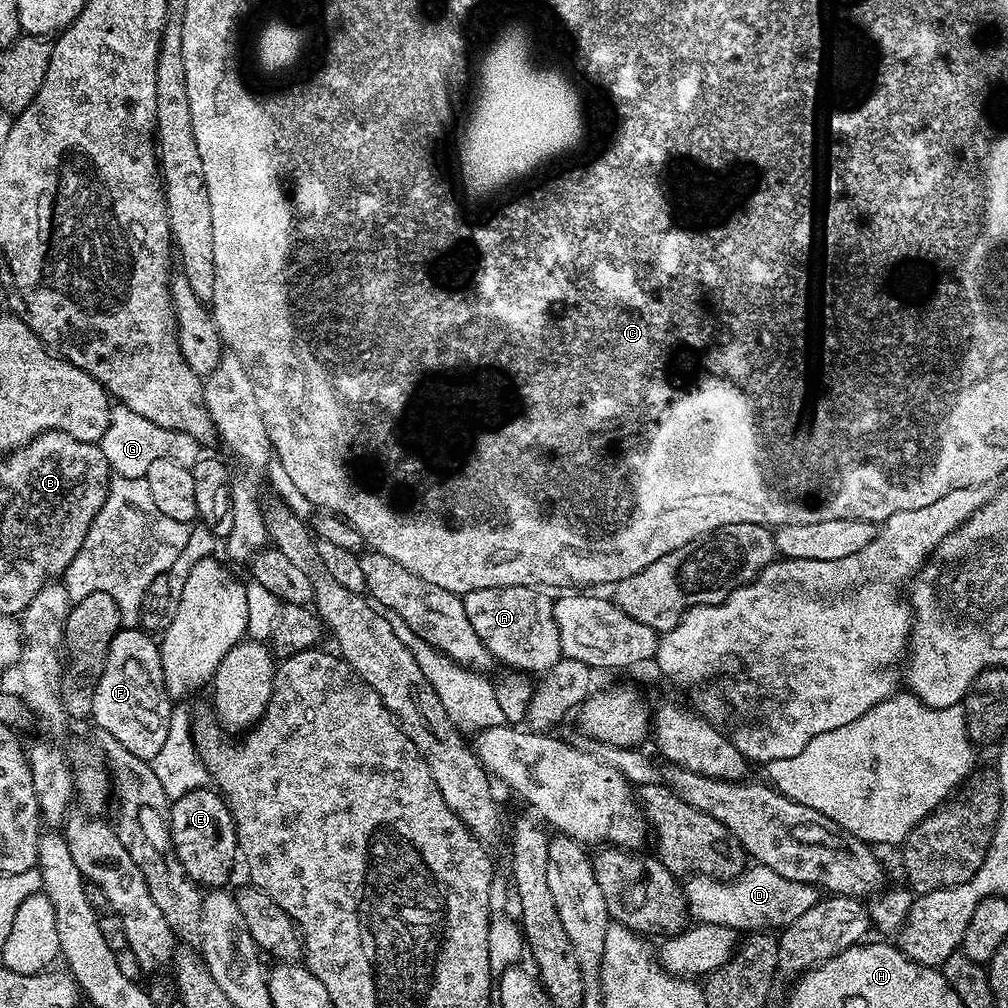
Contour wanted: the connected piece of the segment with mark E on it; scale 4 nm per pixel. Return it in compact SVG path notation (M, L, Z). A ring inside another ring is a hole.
M207 786L171 801L170 811L172 817L168 827L172 830L172 849L188 877L205 889L223 889L227 885L224 883L232 876L236 860L238 864L236 823L232 821L232 811L224 797Z

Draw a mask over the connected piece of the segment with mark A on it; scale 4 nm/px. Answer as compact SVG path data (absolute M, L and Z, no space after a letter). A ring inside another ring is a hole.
M524 585L474 590L465 593L462 599L474 632L499 663L502 661L518 672L545 674L563 657L561 638L554 620L555 601L549 596L539 587Z

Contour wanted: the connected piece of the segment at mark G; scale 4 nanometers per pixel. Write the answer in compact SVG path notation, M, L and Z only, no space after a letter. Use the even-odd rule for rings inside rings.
M123 406L113 407L112 422L98 443L102 454L106 454L109 469L122 477L147 477L151 464L158 462L158 458L170 458L170 462L191 469L202 455L200 441L190 434L158 426L150 418L142 418L142 414L134 414L134 410Z

